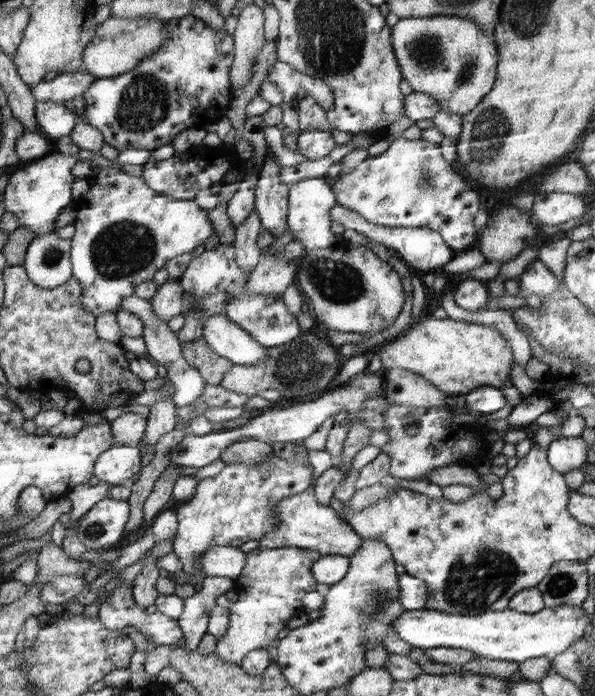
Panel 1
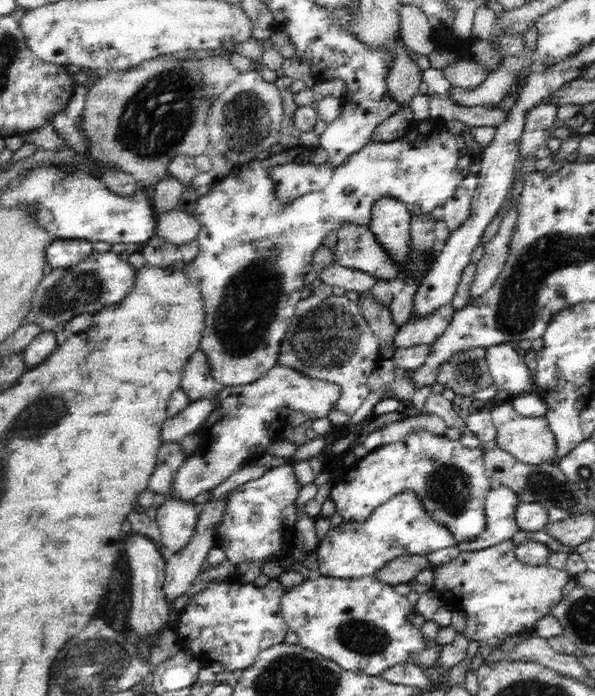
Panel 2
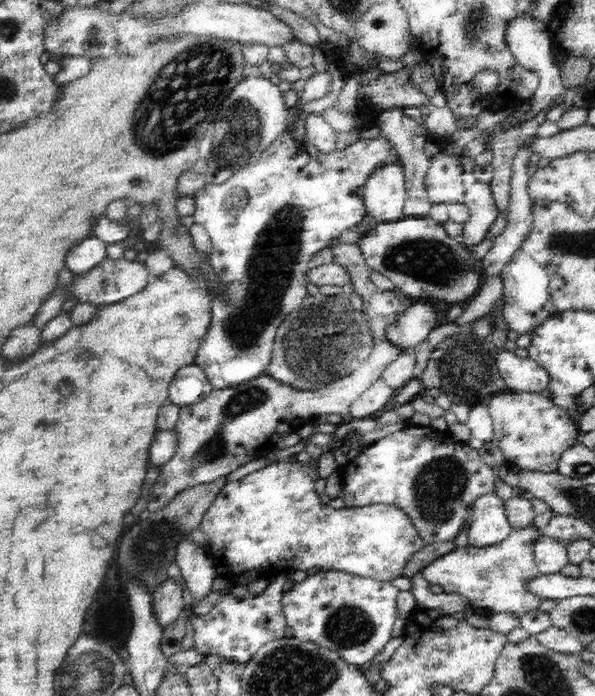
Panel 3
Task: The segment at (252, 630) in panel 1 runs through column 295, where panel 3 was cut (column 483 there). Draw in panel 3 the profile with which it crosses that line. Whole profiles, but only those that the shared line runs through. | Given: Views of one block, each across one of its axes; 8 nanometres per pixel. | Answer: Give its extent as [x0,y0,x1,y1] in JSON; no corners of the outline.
[416,522,544,618]

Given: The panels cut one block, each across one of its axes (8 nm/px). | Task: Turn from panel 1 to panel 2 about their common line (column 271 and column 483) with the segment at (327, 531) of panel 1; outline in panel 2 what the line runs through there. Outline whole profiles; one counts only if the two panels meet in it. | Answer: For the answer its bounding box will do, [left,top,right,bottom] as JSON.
[457,487,520,552]

